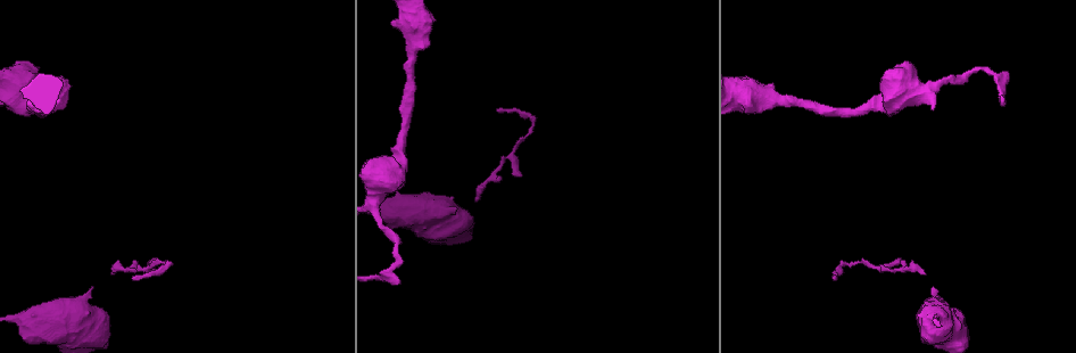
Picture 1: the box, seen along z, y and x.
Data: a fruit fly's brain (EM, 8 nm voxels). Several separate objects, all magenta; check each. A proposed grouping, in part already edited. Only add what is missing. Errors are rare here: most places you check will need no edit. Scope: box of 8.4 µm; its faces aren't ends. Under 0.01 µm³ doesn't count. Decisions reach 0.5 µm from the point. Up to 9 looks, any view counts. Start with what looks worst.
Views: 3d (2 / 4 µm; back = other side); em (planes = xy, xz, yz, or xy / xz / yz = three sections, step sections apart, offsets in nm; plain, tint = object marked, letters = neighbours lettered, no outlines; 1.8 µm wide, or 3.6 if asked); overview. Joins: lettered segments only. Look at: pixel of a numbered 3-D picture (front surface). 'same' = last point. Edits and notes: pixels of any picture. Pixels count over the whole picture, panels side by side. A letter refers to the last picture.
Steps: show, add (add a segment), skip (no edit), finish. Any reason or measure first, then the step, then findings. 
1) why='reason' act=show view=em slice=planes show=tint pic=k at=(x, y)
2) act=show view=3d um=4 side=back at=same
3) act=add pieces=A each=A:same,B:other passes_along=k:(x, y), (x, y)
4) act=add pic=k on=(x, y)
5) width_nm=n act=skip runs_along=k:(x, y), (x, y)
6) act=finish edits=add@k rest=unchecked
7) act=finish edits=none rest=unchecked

why='an open end' act=show view=em slice=planes show=tint pic=1 at=(456, 210)

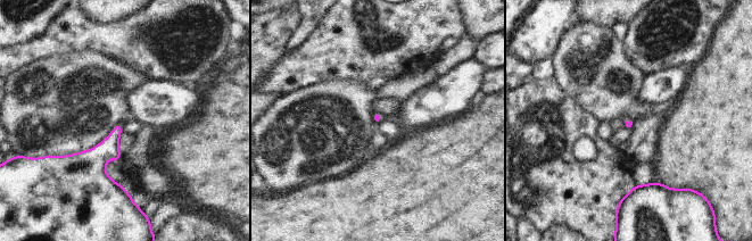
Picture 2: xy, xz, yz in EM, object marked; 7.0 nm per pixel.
act=show view=em slice=planes show=letters at=same

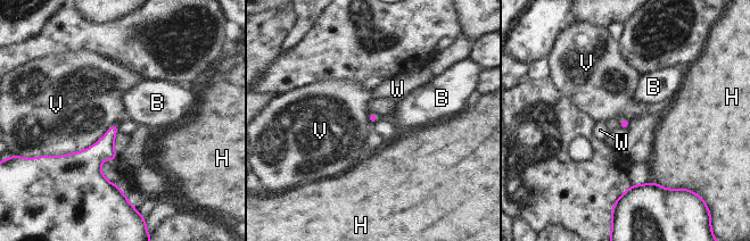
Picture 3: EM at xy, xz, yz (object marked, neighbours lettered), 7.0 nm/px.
act=skip each=B:other,H:other,V:other,W:other border=3:(116, 122), (84, 149), (47, 156) found='none of them fits'

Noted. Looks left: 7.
why='tapers out' act=show view=em slice=planes show=letters pic=1 at=(134, 277)

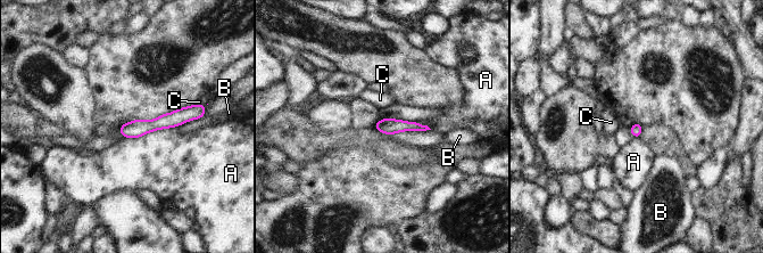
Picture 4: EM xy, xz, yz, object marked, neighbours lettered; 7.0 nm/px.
act=skip each=A:other,B:other,C:other runs_along=4:(195, 114), (154, 125), (122, 128) found='no lettered segment goes on from it'

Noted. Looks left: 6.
why='abrupt turn' act=show view=em slice=xz step=16 show=tint pic=1 at=(396, 259)

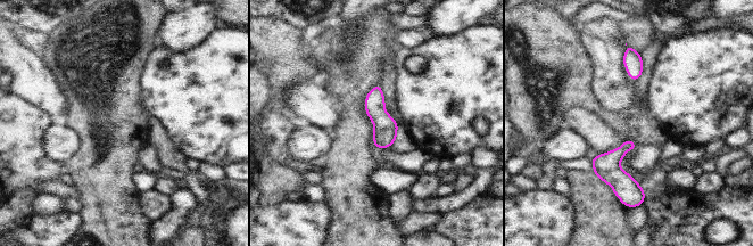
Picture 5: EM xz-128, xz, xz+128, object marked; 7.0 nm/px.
why='another direction' act=show view=em slice=planes show=tint at=same

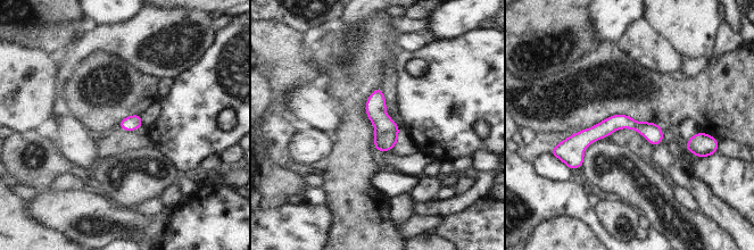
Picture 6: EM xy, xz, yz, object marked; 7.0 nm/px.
act=show view=em slice=planes show=letters at=same

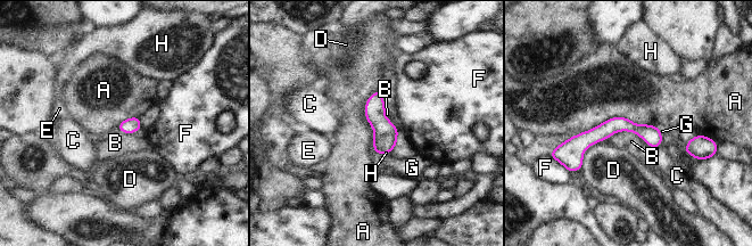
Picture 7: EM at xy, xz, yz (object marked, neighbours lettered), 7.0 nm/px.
act=skip each=A:other,B:other,C:other,D:other,E:other,F:other,G:other,H:other runs_along=7:(659, 138), (612, 125), (565, 145) found='none of them fits'

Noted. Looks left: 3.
act=finish edits=none rest=unchecked

